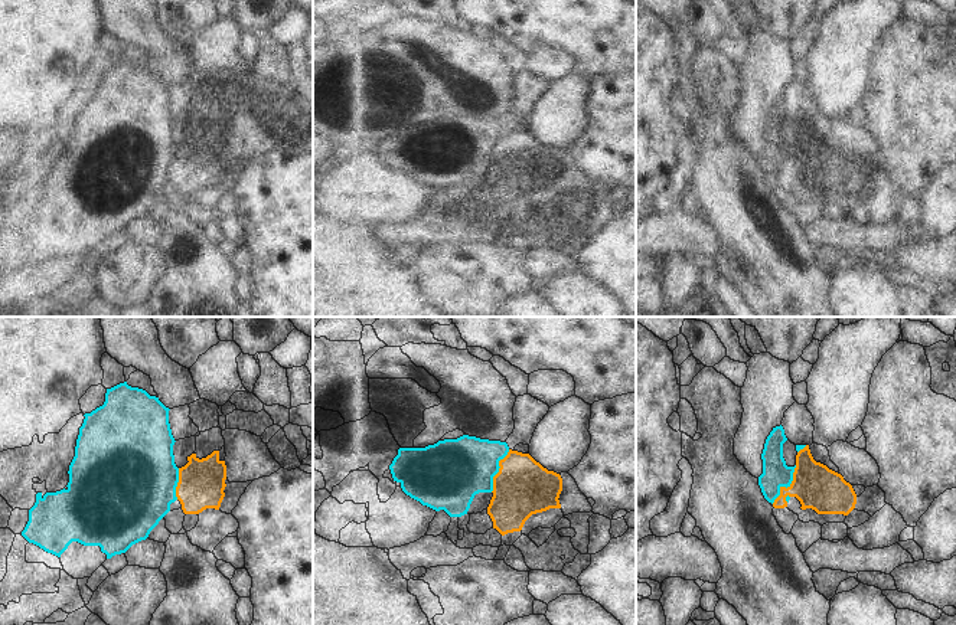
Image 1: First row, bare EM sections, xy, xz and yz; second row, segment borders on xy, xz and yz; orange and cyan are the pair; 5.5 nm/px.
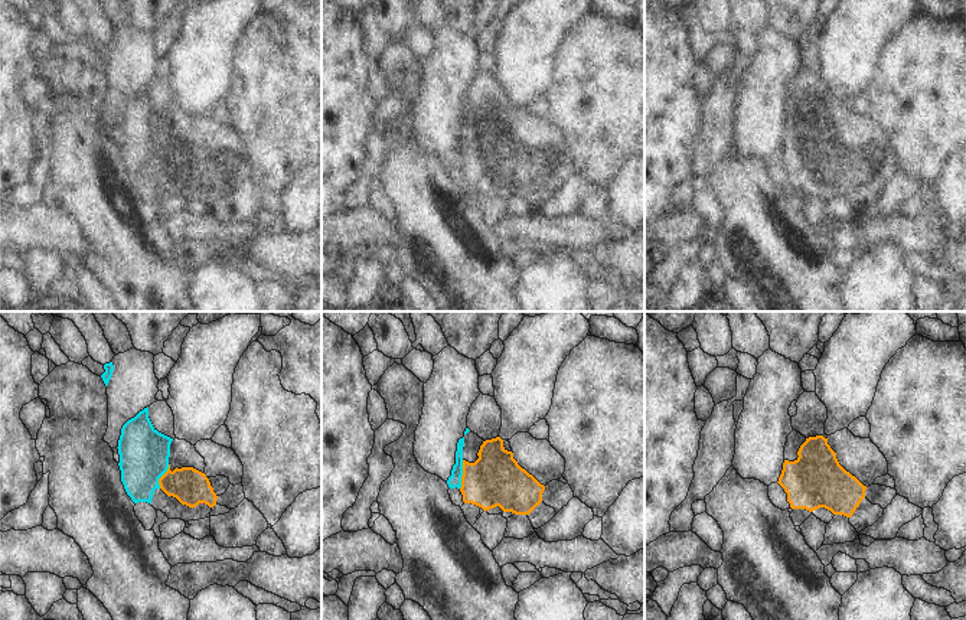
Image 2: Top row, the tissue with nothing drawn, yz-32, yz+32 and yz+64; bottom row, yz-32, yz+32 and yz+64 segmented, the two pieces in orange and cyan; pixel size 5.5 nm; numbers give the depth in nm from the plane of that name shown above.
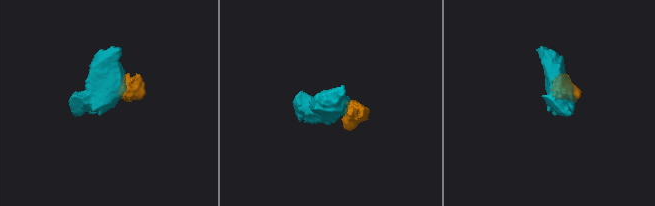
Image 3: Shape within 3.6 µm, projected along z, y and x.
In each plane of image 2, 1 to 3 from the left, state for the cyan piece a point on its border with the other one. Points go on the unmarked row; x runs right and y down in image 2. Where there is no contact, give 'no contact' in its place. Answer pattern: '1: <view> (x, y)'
1: yz-32 (162, 153)
2: yz+32 (463, 152)
3: no contact

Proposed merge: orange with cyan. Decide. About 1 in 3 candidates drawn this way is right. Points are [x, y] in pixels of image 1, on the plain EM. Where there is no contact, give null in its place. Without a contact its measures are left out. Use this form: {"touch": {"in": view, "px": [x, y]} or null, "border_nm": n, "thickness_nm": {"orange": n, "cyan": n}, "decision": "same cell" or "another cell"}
{"touch": {"in": "yz", "px": [785, 164]}, "border_nm": 260, "thickness_nm": {"orange": 240, "cyan": 150}, "decision": "another cell"}

